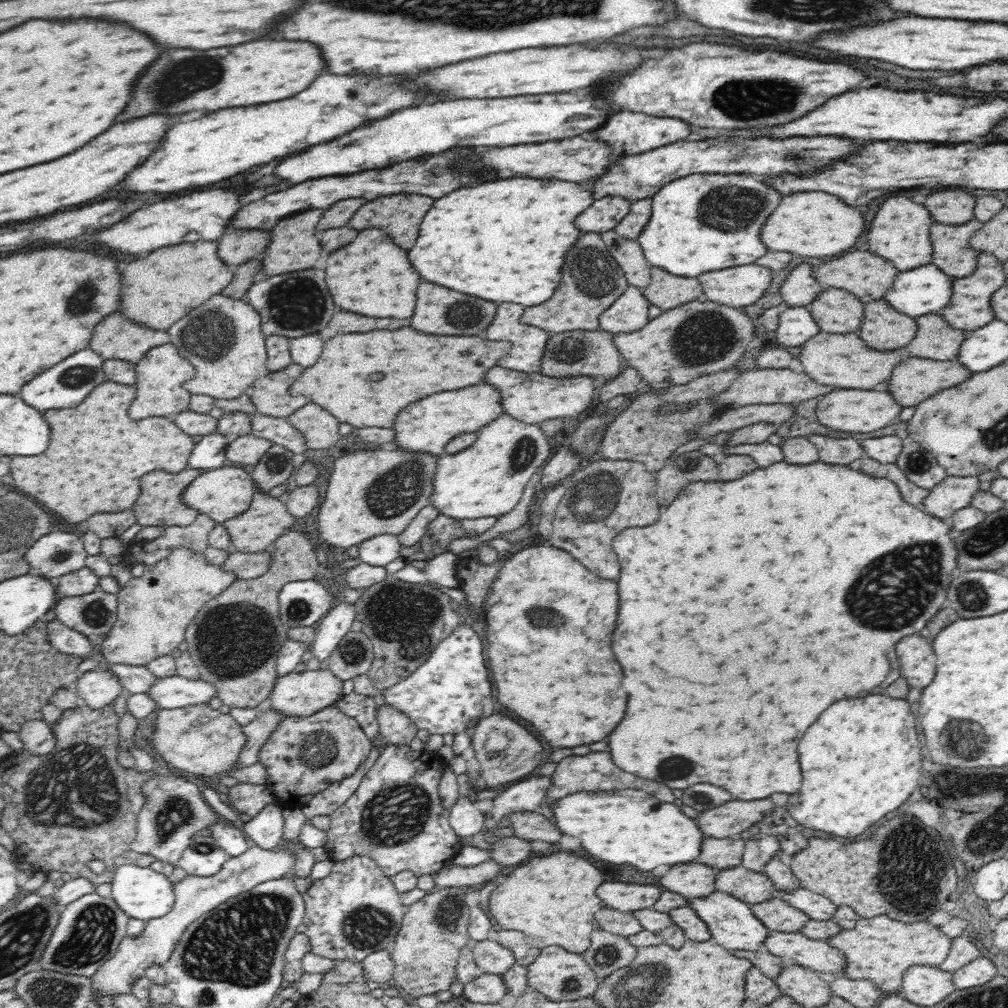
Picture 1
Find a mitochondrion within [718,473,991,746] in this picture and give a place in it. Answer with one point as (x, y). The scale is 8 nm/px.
(904, 582)

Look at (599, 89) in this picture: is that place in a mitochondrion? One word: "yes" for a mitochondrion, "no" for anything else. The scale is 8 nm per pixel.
no

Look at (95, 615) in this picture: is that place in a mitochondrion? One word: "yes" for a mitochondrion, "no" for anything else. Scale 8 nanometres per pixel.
yes

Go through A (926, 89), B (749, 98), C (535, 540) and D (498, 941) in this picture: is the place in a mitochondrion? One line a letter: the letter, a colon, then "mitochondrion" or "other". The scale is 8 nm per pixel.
A: other
B: mitochondrion
C: other
D: other

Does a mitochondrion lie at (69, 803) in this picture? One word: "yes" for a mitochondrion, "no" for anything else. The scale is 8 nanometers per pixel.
yes

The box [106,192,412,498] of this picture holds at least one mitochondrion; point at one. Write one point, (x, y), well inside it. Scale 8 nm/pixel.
(299, 303)

